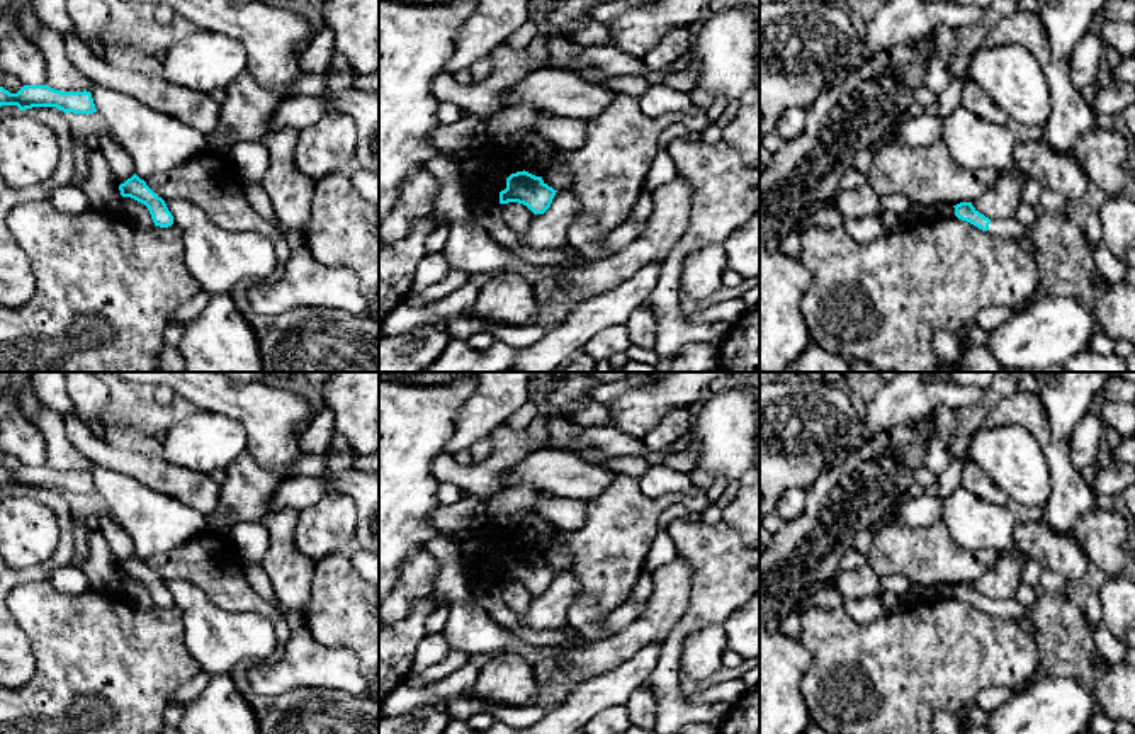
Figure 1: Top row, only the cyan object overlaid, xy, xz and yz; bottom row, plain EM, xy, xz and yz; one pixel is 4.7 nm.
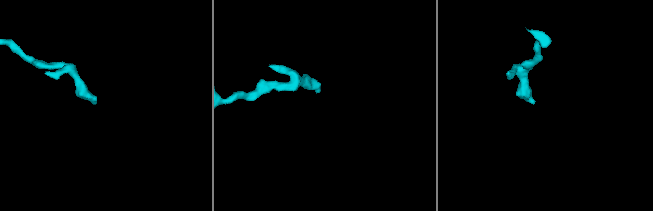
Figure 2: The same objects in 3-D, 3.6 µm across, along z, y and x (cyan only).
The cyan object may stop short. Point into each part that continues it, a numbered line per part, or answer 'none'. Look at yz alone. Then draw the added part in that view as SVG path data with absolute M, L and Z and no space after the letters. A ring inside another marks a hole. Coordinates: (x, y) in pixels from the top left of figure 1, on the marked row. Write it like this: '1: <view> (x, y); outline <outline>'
1: yz (1011, 228); outline M1016 219L991 221L987 231L991 234L1001 236L1001 238L1014 238L1014 240L1028 240L1030 238L1030 226L1025 226Z

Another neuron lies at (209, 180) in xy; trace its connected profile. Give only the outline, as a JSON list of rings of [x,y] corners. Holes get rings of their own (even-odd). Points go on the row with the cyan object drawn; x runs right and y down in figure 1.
[[[204,150],[170,170],[153,173],[146,185],[161,199],[190,200],[226,231],[253,231],[270,240],[279,233],[248,204],[243,180],[228,153]]]

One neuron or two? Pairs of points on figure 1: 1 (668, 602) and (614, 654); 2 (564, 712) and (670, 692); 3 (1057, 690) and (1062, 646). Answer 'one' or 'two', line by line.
1: one
2: two
3: two

